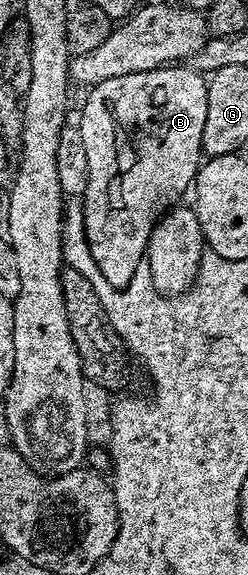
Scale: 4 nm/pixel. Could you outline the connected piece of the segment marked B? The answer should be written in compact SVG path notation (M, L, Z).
M171 65L157 67L151 71L140 73L124 73L122 77L108 77L108 81L100 81L95 87L89 88L86 104L82 107L82 123L80 130L84 141L84 153L88 153L88 185L86 194L81 196L84 209L84 229L88 237L88 245L104 281L113 287L127 287L136 273L136 269L143 266L146 257L146 246L150 240L152 229L158 220L179 202L178 199L185 191L191 190L197 180L198 168L204 162L201 137L204 134L205 118L208 117L208 97L206 96L207 76L203 72L195 71L190 65Z

